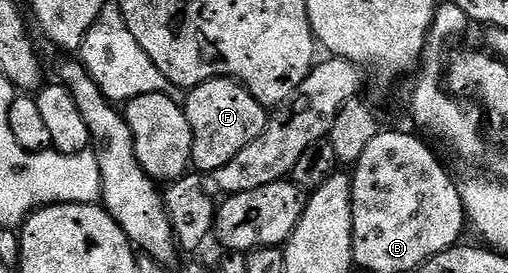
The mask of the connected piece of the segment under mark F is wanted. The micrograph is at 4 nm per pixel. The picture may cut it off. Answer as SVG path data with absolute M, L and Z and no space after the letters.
M215 77L197 85L187 94L183 107L192 132L192 165L200 168L199 172L204 175L226 167L242 147L254 143L254 139L266 131L270 116L266 106L258 103L245 85L231 77Z

